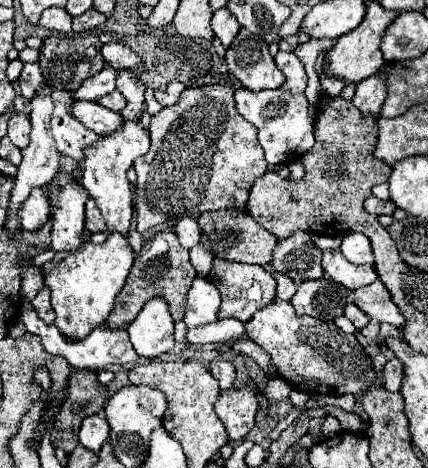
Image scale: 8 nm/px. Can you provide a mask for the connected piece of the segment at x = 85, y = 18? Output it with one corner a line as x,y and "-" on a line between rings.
92,7
84,14
73,18
72,30
75,34
78,34
82,30
96,28
96,26
100,26
104,22
106,22
106,16

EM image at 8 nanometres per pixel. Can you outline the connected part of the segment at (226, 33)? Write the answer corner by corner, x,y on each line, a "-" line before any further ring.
220,8
212,16
212,30
220,38
220,42
228,48
230,42
232,42
232,38
240,30
240,24
238,24
236,16
232,16
232,12
228,8

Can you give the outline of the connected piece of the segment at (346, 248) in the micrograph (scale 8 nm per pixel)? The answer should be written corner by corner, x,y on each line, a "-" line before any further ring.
354,232
344,234
342,244
340,244
340,252
352,264
374,264
372,244
364,234
354,234

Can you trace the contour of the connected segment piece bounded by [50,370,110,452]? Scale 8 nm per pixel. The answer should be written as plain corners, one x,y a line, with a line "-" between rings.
74,370
70,376
68,398
56,414
54,426
50,430
52,444
56,448
72,452
78,446
78,430
82,420
86,416
98,414
108,398
110,392
104,384
98,382
98,372

